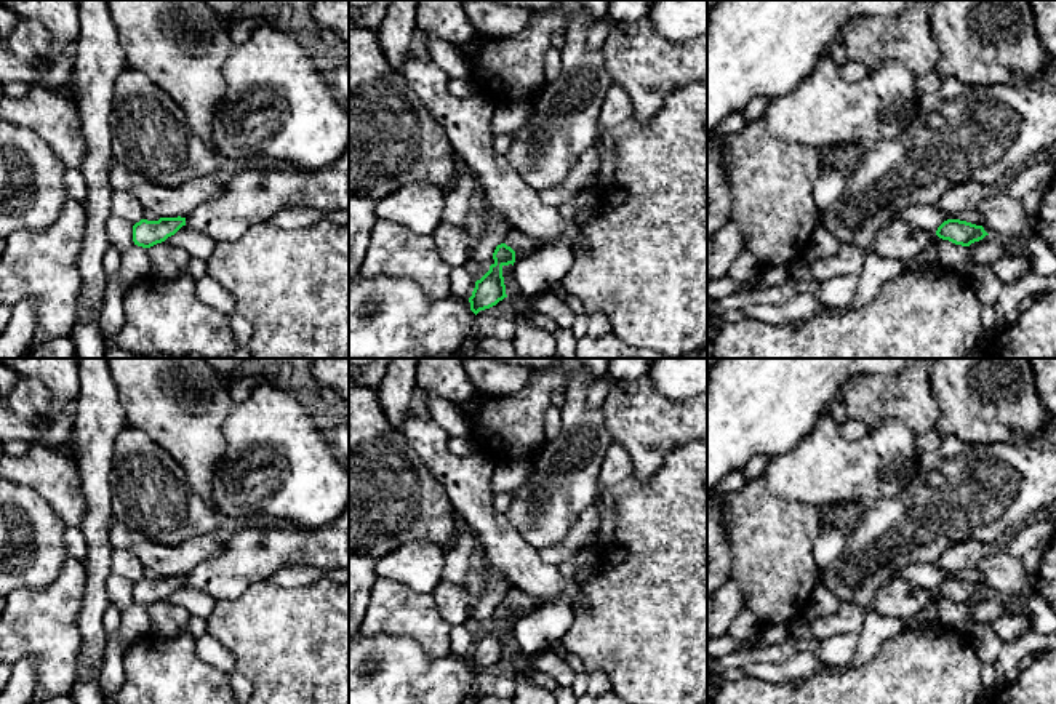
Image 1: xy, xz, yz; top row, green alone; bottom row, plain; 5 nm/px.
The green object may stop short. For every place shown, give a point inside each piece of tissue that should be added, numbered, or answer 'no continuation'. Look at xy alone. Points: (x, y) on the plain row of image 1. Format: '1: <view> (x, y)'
no continuation

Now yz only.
no continuation

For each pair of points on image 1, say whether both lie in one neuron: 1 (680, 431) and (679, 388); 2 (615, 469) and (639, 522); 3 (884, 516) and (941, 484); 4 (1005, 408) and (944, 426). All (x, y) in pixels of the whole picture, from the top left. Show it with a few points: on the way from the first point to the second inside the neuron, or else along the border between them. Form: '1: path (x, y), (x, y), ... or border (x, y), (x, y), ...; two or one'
1: border (650, 376), (664, 397), (690, 399); two
2: border (631, 476), (602, 493), (613, 519); two
3: path (898, 516), (909, 516), (927, 498); one
4: path (991, 408), (967, 408), (959, 415); one

